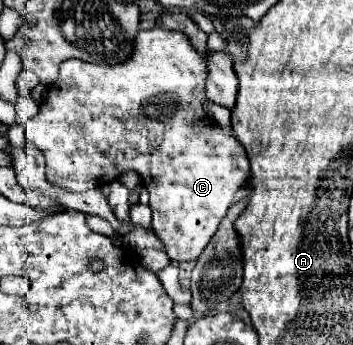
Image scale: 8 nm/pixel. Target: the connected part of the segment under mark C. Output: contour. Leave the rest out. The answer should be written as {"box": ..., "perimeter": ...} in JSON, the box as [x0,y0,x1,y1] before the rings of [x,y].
{"box":[24,28,250,262],"perimeter":[[[164,28],[140,30],[138,36],[136,36],[136,48],[132,52],[132,58],[126,64],[106,66],[106,64],[90,64],[90,62],[82,62],[82,60],[66,60],[66,62],[62,62],[60,64],[60,78],[48,88],[48,100],[40,106],[38,114],[24,124],[26,140],[34,142],[42,150],[42,154],[46,158],[46,176],[48,176],[50,184],[68,188],[72,192],[84,192],[84,190],[102,188],[102,186],[114,182],[120,176],[120,172],[136,170],[142,176],[142,186],[148,186],[148,192],[150,192],[152,228],[154,228],[156,236],[164,242],[168,258],[176,260],[176,262],[188,262],[188,260],[196,260],[200,256],[204,246],[210,242],[210,238],[218,230],[220,220],[224,218],[228,208],[234,204],[236,192],[242,190],[250,182],[250,164],[248,164],[248,156],[244,154],[244,148],[236,142],[234,136],[228,136],[226,132],[222,132],[222,128],[218,128],[218,124],[214,120],[210,120],[206,110],[204,110],[204,102],[208,100],[206,94],[204,94],[206,66],[208,66],[206,58],[202,58],[194,50],[194,46],[192,46],[188,36],[176,34],[176,32],[164,30]]]}

